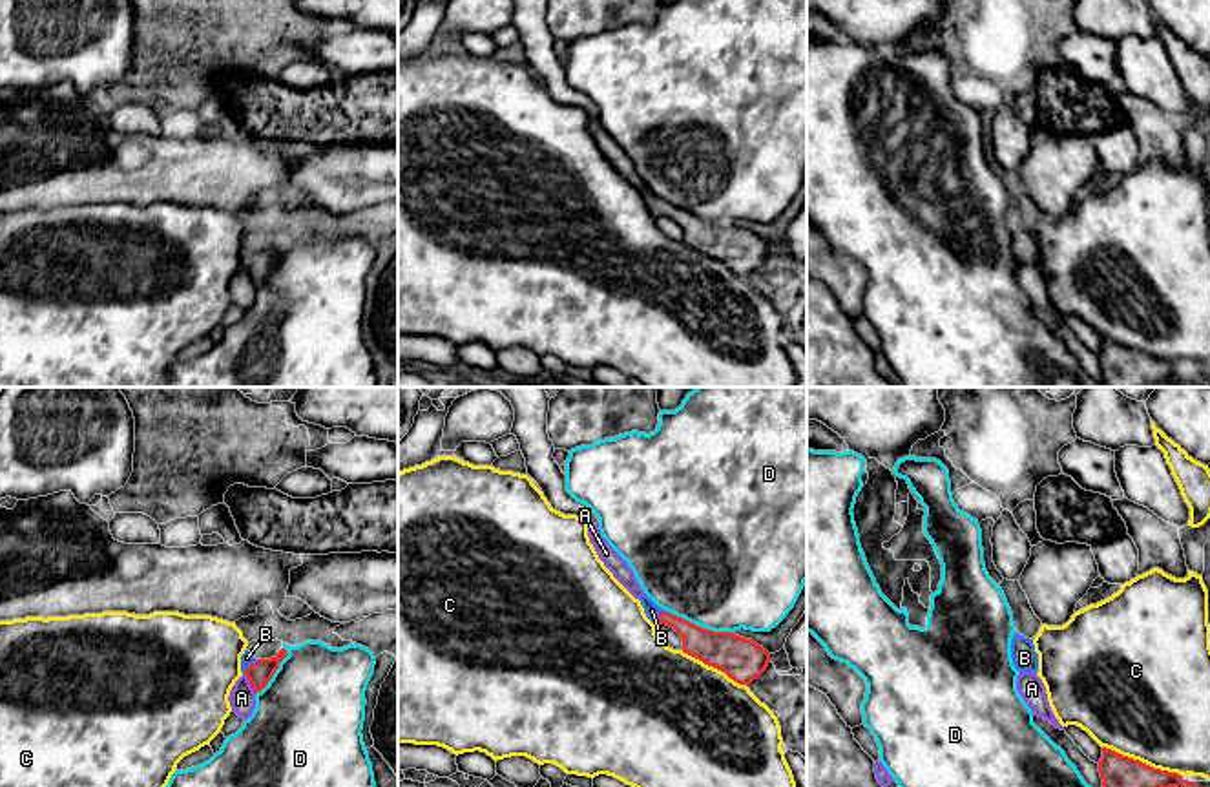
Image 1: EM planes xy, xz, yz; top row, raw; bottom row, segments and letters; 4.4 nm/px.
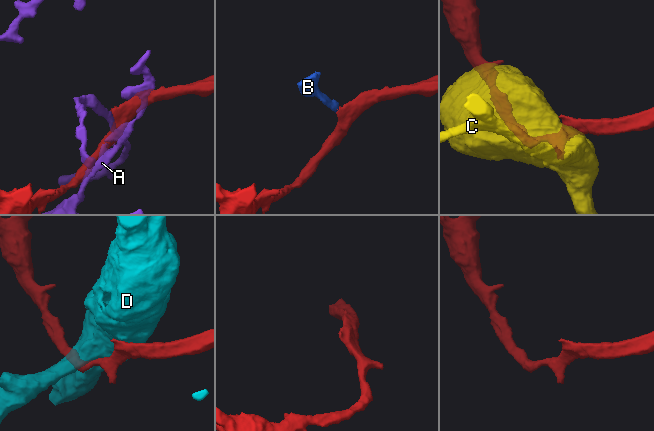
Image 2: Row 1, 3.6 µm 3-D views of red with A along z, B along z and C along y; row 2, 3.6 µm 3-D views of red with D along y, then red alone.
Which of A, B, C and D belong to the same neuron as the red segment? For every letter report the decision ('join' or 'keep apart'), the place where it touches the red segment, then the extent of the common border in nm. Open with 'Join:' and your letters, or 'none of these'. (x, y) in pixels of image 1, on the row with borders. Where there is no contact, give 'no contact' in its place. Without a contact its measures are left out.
Join: B
A: keep apart; contact xy (250, 683); length 100 nm
B: join; contact xy (249, 667); length 100 nm
C: keep apart; contact yz (1141, 762); length 360 nm
D: keep apart; contact xz (699, 627); length 300 nm

